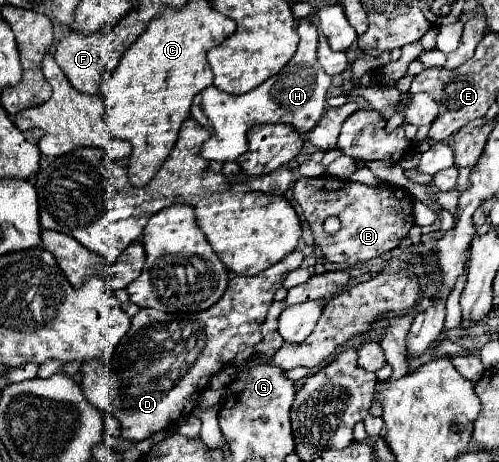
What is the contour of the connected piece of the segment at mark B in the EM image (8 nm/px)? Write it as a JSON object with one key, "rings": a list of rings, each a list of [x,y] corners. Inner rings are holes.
{"rings":[[[329,177],[319,179],[299,179],[293,187],[293,197],[301,205],[315,243],[321,247],[323,255],[331,263],[355,265],[369,261],[397,249],[401,241],[409,235],[413,221],[413,195],[395,185],[363,185],[353,181],[339,181]],[[335,215],[341,221],[341,229],[333,235],[323,231],[323,221]]]}

